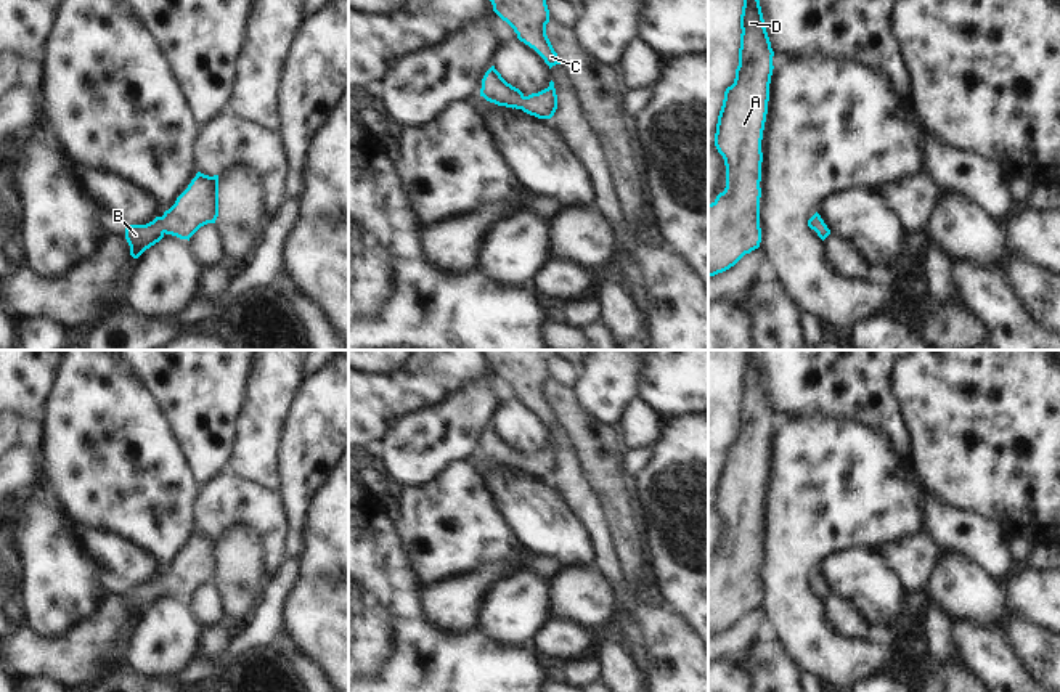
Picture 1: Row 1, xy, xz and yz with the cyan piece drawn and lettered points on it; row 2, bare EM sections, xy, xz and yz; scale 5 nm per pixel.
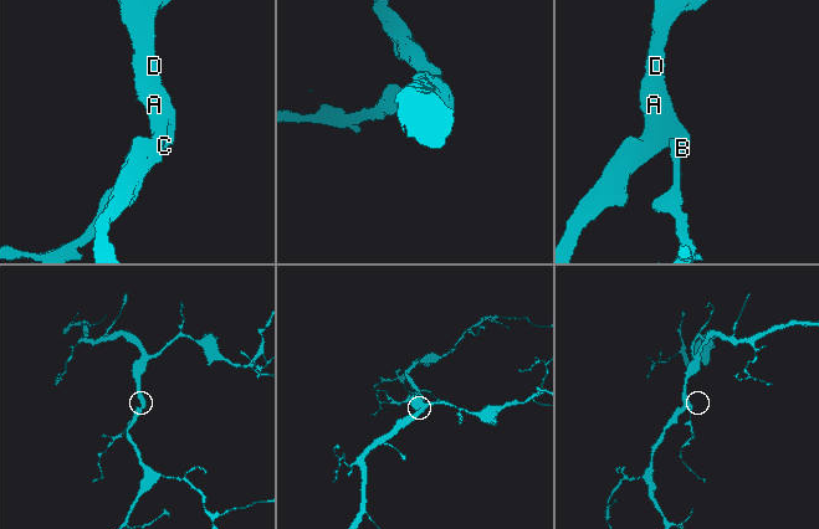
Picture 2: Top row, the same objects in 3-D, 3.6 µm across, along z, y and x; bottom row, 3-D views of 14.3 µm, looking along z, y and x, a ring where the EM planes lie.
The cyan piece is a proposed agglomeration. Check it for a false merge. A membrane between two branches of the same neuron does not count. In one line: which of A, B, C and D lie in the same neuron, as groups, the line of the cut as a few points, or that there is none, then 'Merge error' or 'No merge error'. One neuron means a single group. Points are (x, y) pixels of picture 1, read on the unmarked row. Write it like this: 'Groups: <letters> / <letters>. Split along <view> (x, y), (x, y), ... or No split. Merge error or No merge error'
Groups: A B C D. No split. No merge error.

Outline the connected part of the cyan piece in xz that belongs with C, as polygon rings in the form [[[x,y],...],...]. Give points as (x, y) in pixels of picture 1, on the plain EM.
[[[485,350],[485,353],[493,371],[514,389],[520,401],[544,419],[549,429],[561,424],[546,395],[549,382],[548,350]]]

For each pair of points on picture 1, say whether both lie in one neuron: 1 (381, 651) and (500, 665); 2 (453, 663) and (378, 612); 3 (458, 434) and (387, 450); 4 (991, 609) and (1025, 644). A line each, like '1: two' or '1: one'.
1: one
2: one
3: one
4: two

